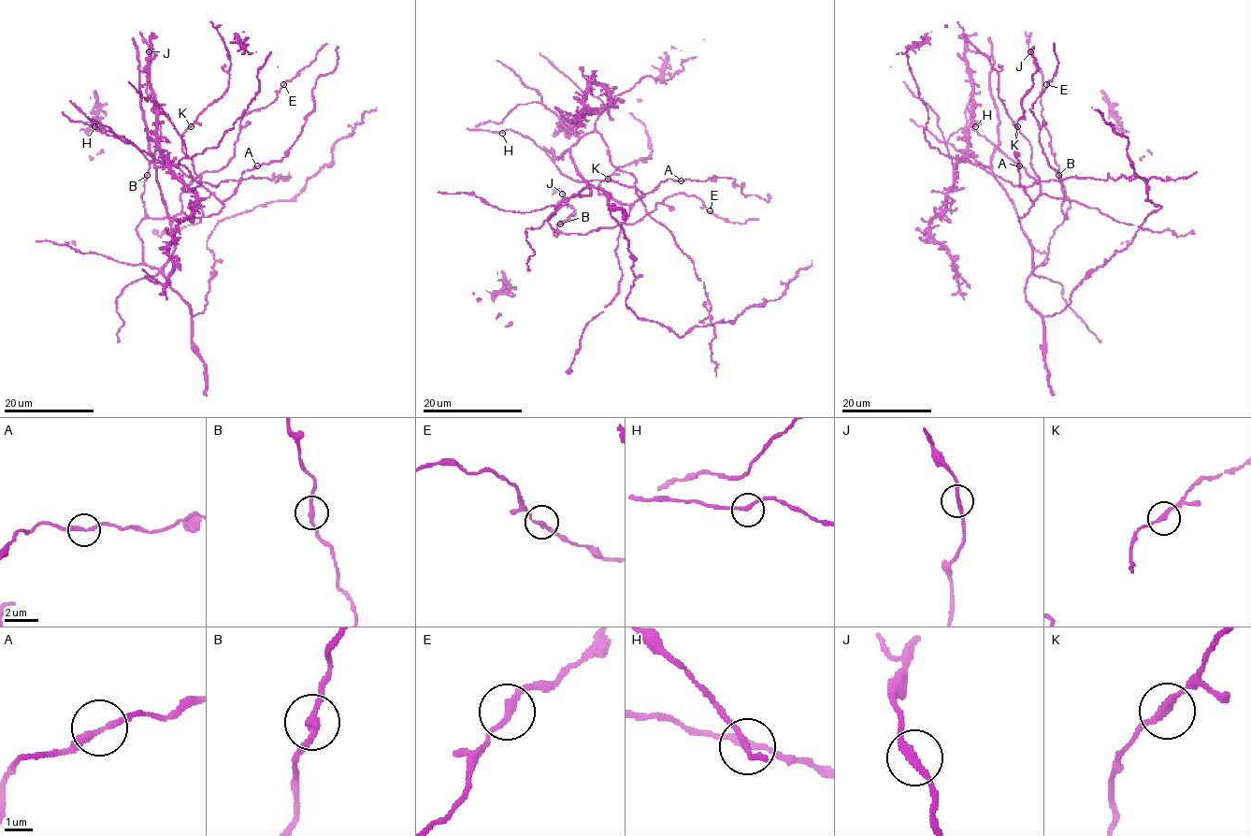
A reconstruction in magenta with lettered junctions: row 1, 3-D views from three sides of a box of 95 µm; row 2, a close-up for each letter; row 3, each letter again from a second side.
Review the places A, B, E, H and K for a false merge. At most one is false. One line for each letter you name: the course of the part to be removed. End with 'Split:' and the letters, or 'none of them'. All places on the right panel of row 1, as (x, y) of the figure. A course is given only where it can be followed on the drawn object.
Split: none of them

